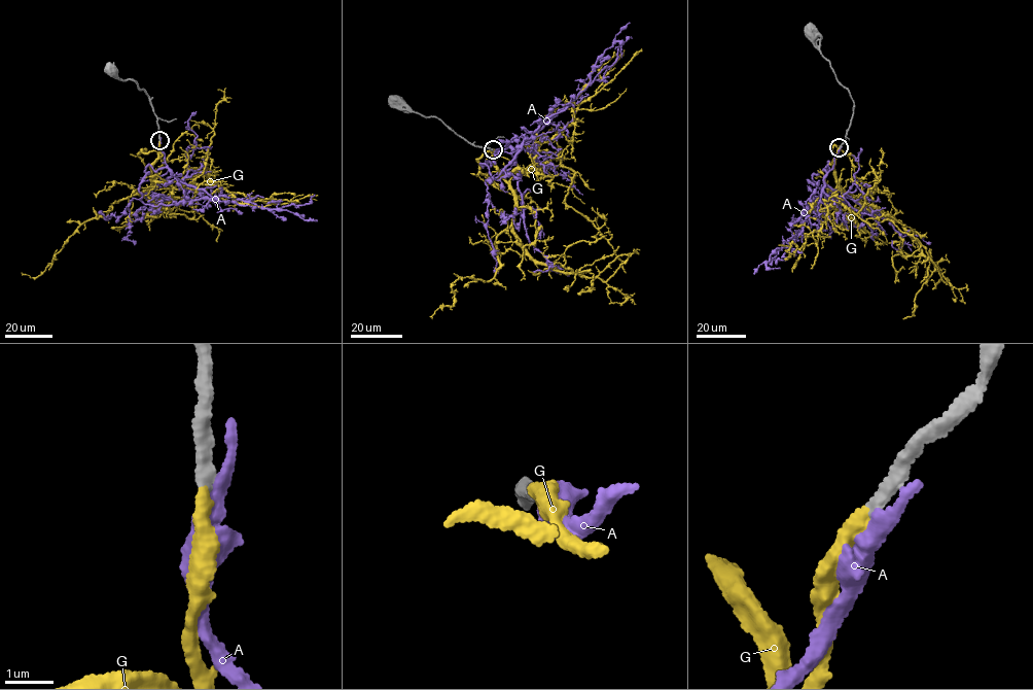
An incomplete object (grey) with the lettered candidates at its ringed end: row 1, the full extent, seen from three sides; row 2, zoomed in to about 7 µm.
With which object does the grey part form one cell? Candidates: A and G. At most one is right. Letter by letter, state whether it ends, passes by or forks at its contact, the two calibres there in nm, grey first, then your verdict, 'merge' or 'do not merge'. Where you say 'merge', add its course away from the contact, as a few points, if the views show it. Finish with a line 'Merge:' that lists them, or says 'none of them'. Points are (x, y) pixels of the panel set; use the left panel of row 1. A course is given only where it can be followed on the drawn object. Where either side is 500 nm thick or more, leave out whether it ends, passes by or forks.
A: it passes by; 300 nm thick on the grey side, 280 nm on the other; do not merge
G: it ends there; 280 nm thick on the grey side, 320 nm on the other; merge; it runs (159, 140), (150, 186), (112, 204), (106, 217), (79, 223), (38, 276), (32, 278), (22, 272)
Merge: G

